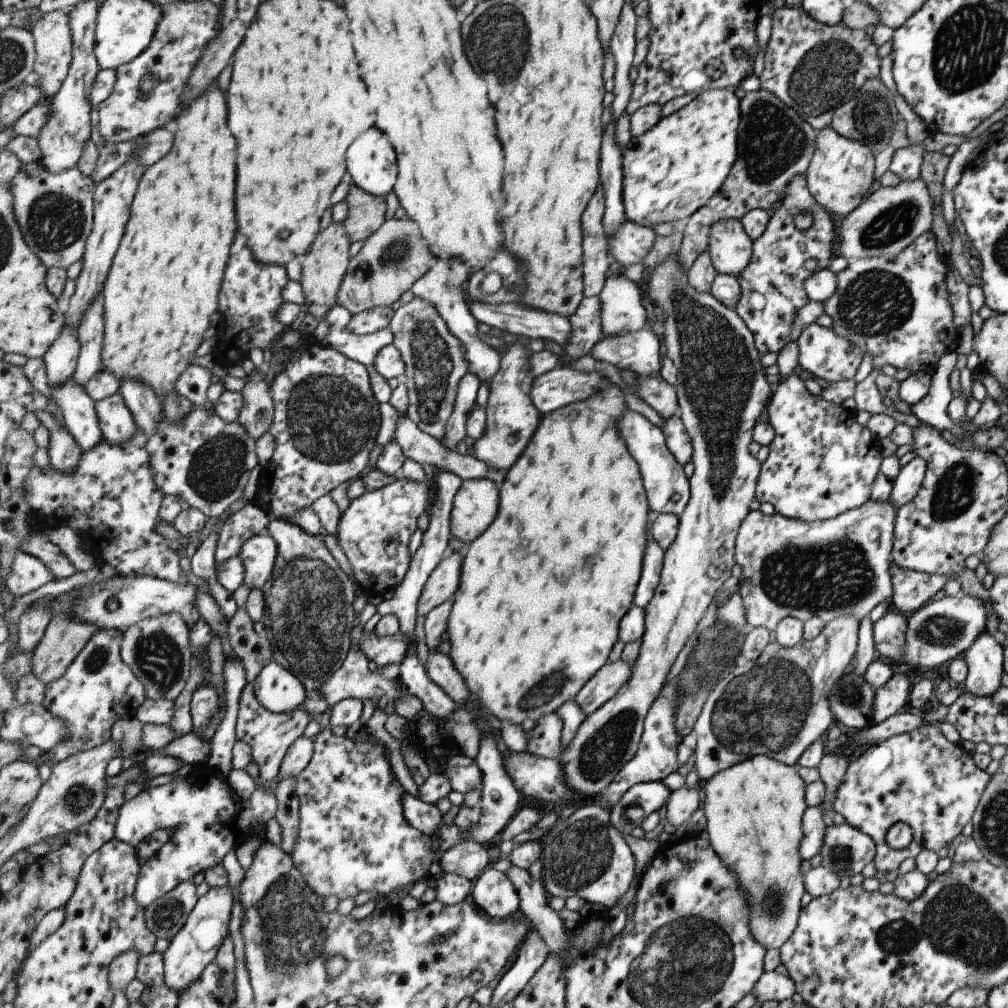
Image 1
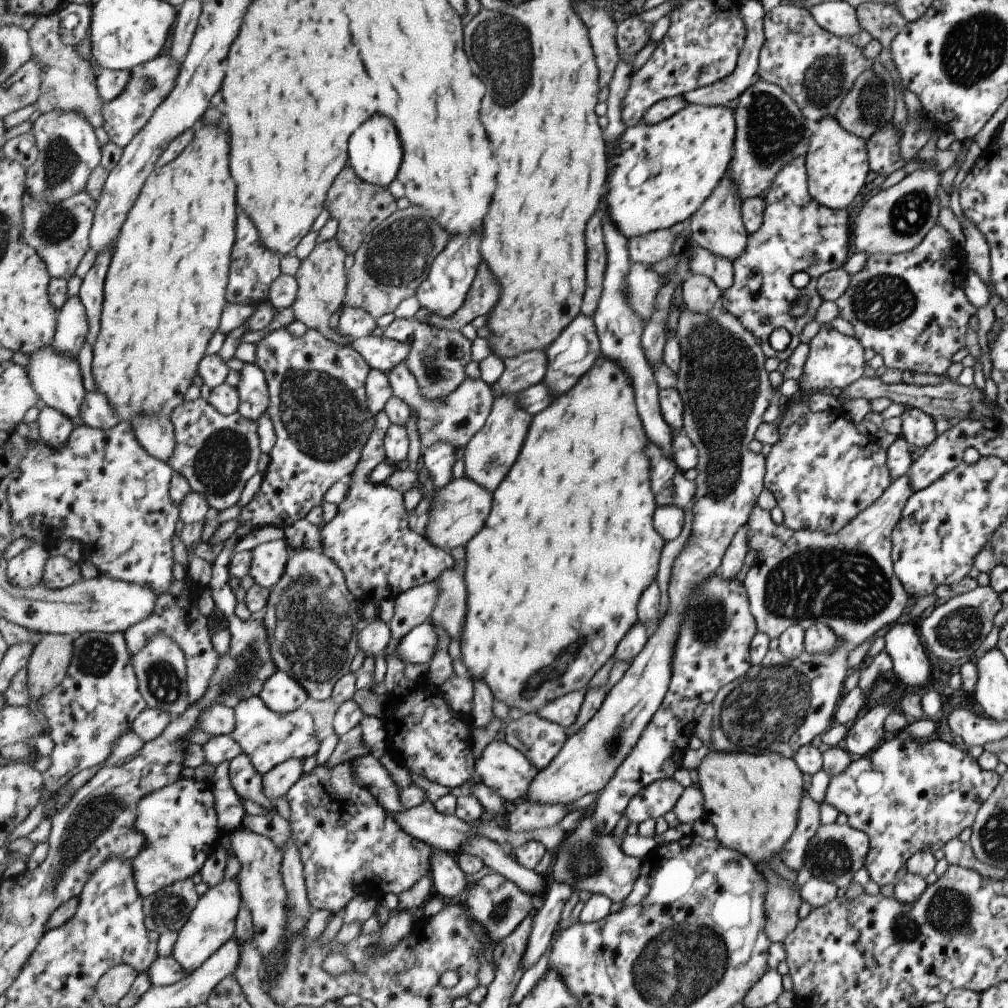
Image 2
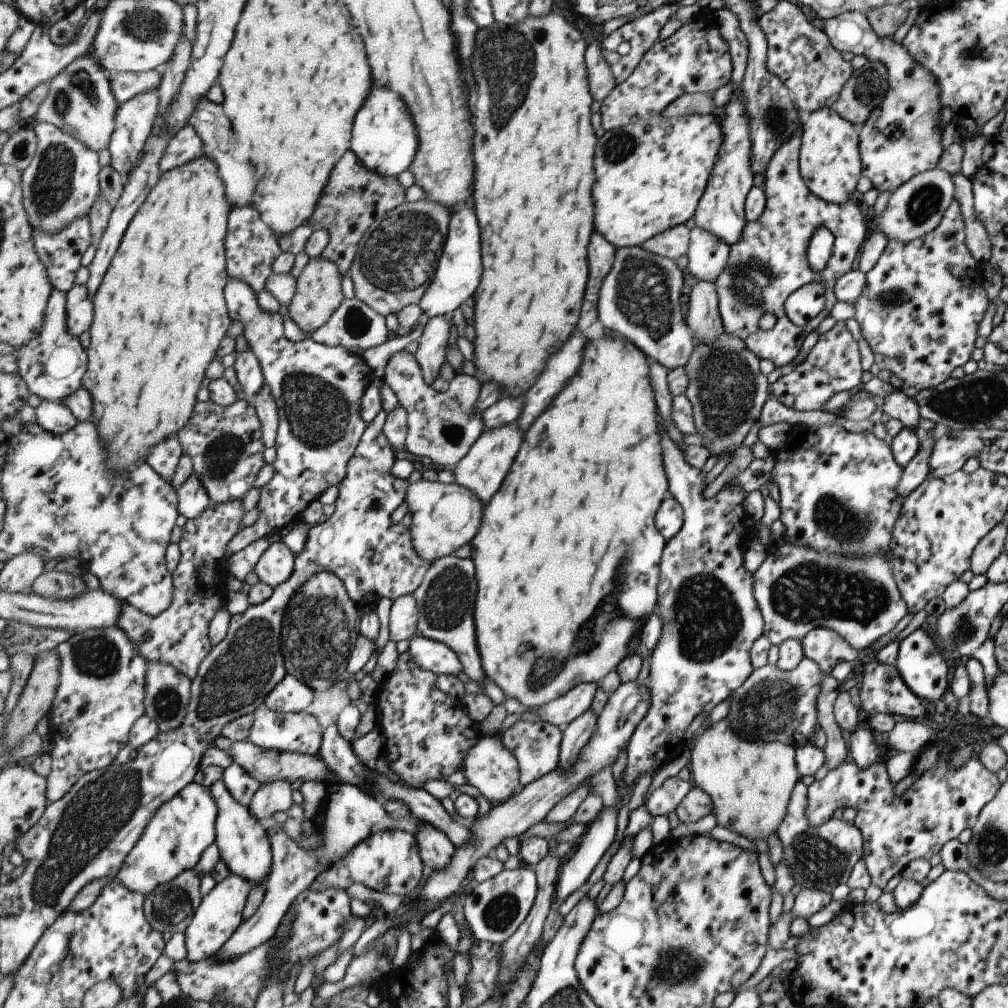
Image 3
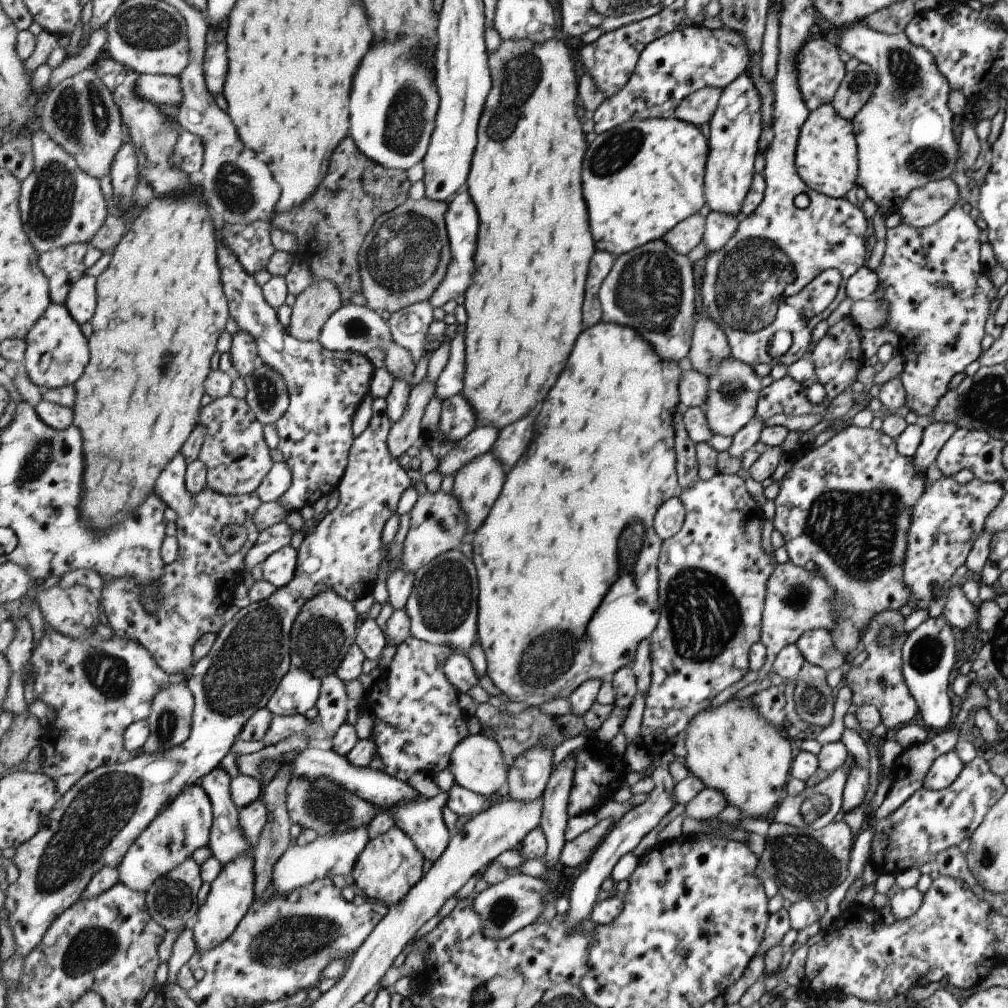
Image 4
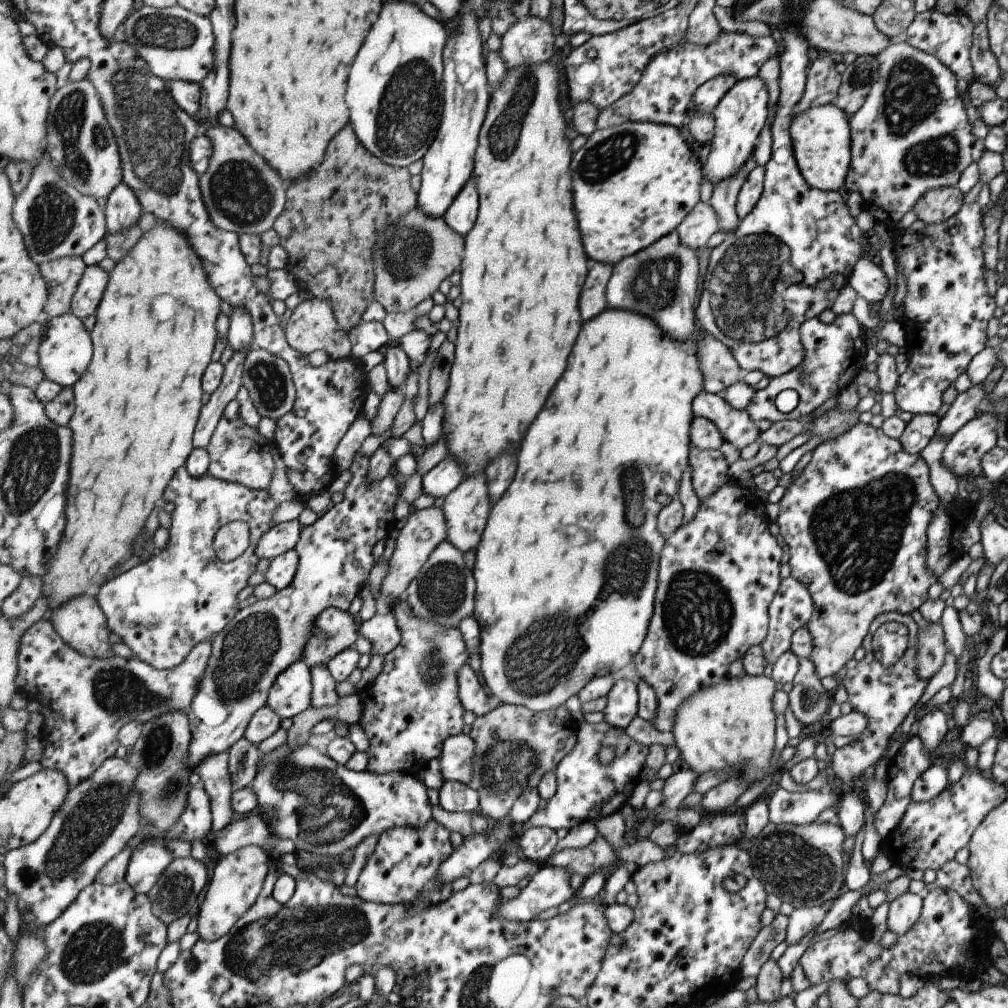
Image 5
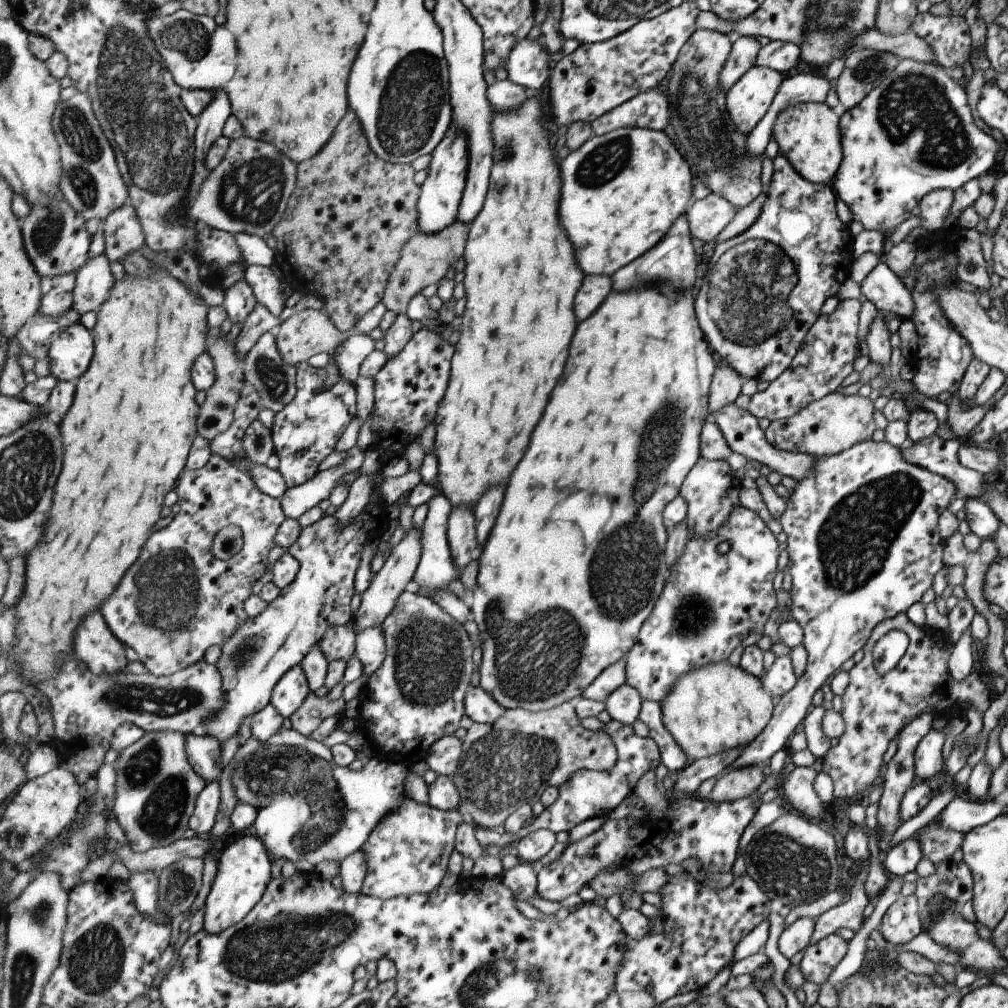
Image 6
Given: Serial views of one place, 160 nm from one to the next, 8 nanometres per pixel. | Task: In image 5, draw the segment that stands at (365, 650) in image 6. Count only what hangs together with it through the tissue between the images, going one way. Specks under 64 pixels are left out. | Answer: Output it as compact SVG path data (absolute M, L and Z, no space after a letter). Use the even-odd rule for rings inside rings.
M392 609L384 615L375 615L363 622L360 626L360 636L371 641L371 655L382 654L384 657L392 653L402 639L399 622Z

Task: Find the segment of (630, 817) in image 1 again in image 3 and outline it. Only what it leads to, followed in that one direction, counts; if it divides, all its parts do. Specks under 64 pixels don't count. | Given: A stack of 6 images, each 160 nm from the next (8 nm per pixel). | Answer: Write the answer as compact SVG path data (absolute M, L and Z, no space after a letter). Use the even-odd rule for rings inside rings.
M677 776L669 777L650 794L645 805L654 816L676 812L693 787L695 784L690 780L681 780Z

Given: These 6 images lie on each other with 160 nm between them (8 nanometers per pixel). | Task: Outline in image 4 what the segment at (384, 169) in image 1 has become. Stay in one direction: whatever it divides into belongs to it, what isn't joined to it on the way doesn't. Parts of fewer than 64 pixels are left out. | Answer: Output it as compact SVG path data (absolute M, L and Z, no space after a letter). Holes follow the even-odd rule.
M409 38L401 42L379 42L361 62L357 82L353 82L353 126L351 136L370 159L389 169L408 171L423 162L435 130L439 92L435 68L425 62L421 48Z

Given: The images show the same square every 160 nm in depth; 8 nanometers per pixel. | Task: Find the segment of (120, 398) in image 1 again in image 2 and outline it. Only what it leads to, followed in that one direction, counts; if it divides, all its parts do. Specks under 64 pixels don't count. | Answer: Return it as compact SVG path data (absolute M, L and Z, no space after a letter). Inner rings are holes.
M88 391L83 406L83 420L89 426L108 429L119 424L119 417L105 394L99 391Z

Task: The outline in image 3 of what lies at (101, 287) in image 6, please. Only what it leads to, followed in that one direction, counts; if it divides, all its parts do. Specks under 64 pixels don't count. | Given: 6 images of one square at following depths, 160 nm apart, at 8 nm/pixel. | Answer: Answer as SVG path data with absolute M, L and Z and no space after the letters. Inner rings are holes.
M86 284L75 285L68 292L68 327L75 336L89 331L94 321L94 299Z

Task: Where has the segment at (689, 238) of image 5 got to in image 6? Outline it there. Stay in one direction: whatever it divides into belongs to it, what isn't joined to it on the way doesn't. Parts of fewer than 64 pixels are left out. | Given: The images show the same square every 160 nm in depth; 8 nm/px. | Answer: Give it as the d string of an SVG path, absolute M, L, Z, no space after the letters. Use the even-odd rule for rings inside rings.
M717 194L697 200L686 214L691 238L703 242L716 240L732 221L736 210L727 198Z

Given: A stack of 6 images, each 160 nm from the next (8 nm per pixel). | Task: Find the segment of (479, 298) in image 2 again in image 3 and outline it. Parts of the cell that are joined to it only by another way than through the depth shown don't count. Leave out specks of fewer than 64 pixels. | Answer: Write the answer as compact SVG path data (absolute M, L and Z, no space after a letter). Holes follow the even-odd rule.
M450 316L432 317L418 340L420 348L415 355L429 386L435 384L439 377L439 368L448 360L446 343L449 340L451 324Z

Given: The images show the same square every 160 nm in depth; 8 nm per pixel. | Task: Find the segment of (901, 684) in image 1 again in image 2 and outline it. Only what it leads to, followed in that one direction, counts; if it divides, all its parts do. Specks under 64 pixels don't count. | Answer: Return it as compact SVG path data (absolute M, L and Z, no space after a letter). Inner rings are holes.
M875 703L873 706L868 706L864 716L854 720L851 728L847 727L846 750L852 755L863 756L879 746L882 741L881 735L884 732L885 717L891 711L891 707L886 703Z

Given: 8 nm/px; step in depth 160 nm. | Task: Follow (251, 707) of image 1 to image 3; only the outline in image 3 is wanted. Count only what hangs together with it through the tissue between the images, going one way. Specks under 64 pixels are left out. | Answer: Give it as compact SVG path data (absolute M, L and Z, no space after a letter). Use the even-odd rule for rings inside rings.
M265 704L261 705L255 713L254 725L248 738L257 746L267 750L279 752L296 752L308 755L319 755L322 747L324 728L319 719L309 712L278 713Z

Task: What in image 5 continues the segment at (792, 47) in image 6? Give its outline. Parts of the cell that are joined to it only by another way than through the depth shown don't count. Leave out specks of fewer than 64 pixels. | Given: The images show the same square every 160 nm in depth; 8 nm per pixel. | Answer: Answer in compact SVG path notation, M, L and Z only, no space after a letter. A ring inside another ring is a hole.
M725 31L717 42L708 47L683 40L653 57L644 70L639 84L615 104L601 110L598 128L608 129L629 121L643 121L671 125L680 129L687 122L688 108L693 97L705 82L724 74L732 74L737 81L755 77L765 62L779 56L777 45L771 35L753 38L745 34Z

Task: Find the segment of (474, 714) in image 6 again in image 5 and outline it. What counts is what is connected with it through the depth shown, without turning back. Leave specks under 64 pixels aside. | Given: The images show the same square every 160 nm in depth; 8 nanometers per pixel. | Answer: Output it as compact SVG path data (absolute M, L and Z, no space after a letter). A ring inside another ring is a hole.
M468 664L460 670L459 682L460 697L467 711L482 717L499 706L499 702L492 698L485 684Z

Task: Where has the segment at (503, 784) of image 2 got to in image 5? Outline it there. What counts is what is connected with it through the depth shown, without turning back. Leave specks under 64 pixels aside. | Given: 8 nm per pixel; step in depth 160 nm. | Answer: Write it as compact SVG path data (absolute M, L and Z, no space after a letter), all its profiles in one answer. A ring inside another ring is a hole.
M460 734L449 737L444 742L444 750L439 761L446 781L459 781L466 785L474 773L476 744L471 735Z

